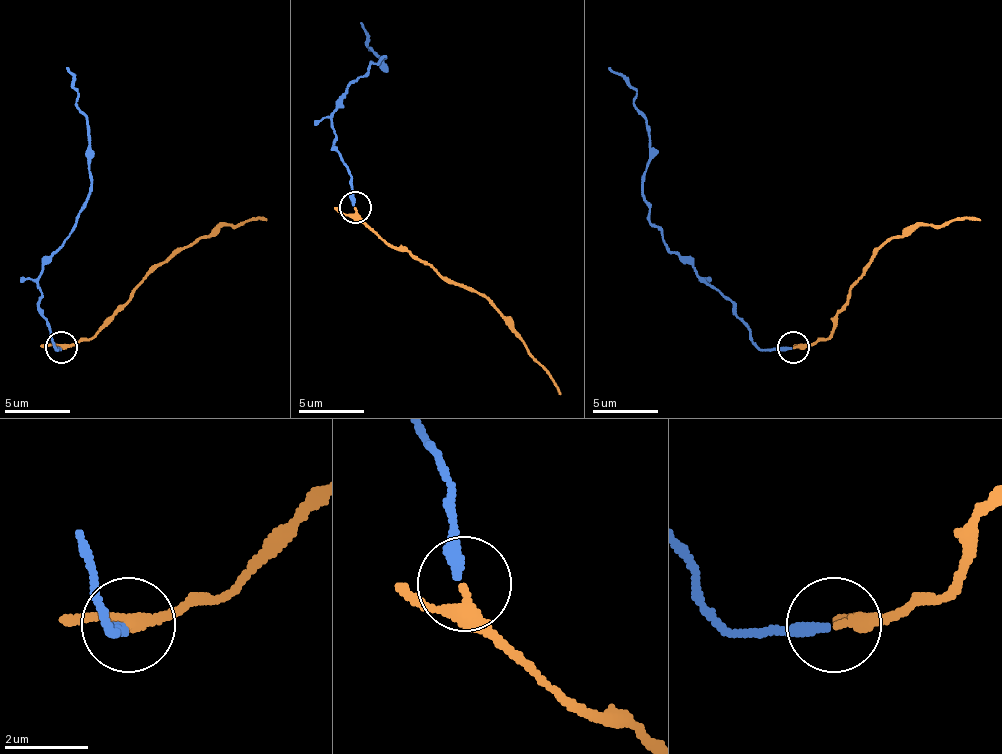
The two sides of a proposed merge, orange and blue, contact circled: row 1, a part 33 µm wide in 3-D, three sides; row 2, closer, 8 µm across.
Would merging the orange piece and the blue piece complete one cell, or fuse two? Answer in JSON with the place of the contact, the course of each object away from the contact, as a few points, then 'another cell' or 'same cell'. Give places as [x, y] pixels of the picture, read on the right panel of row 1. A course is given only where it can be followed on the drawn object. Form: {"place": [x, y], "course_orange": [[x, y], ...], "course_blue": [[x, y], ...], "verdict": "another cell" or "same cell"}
{"place": [793, 347], "course_orange": [[794, 348], [830, 335], [849, 289], [865, 273], [869, 260], [888, 240], [921, 224], [980, 221]], "course_blue": [[790, 348], [761, 348], [735, 305], [673, 253], [650, 221], [647, 116], [634, 103], [637, 94], [608, 67]], "verdict": "same cell"}

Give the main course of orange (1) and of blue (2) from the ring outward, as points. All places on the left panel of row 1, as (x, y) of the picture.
1: (62, 348), (95, 335), (150, 273), (222, 224), (267, 221)
2: (59, 348), (49, 338), (39, 305), (39, 276), (78, 221), (91, 185), (88, 116), (65, 67)

